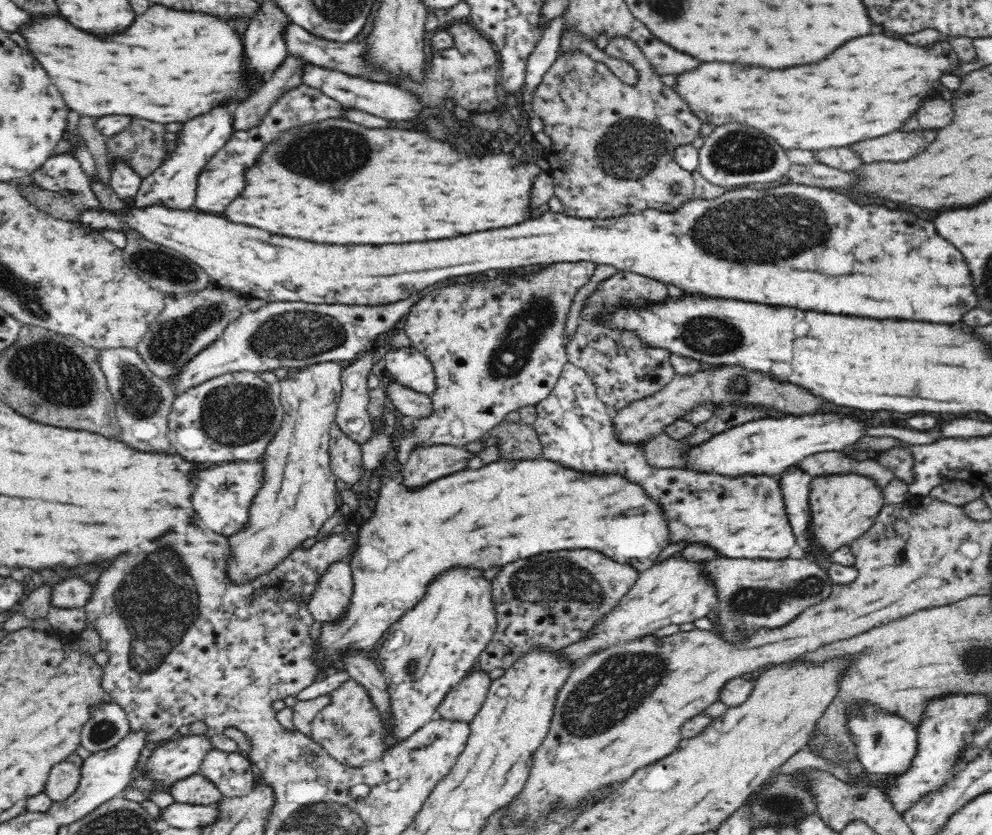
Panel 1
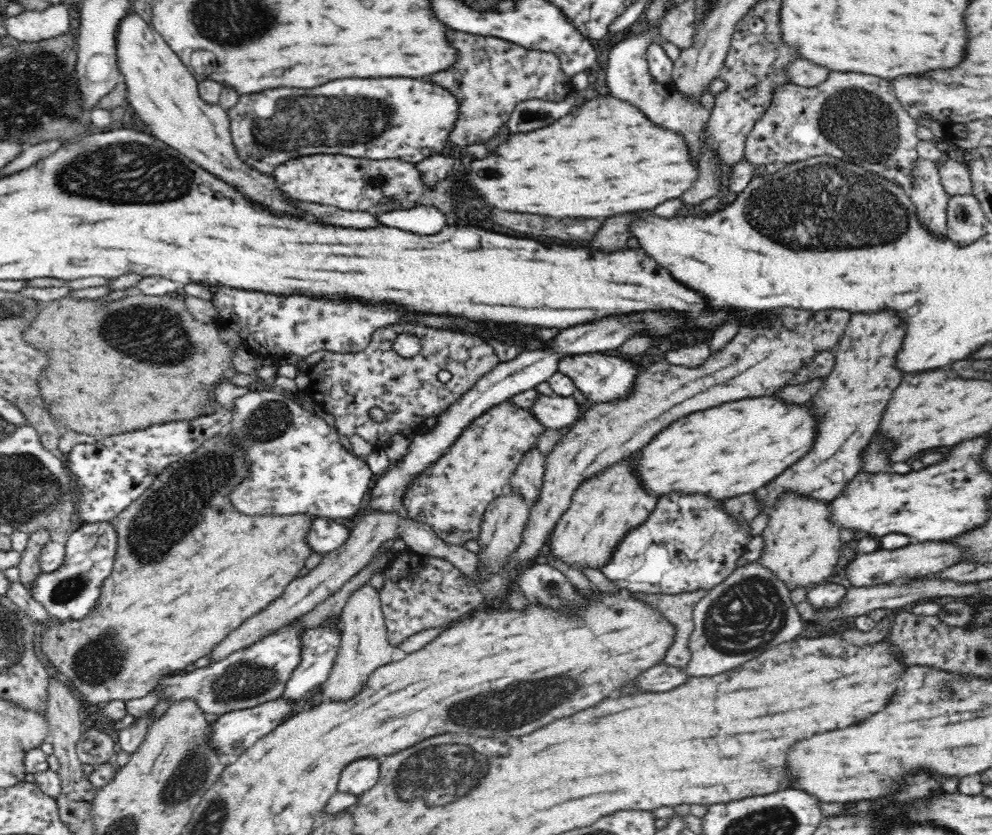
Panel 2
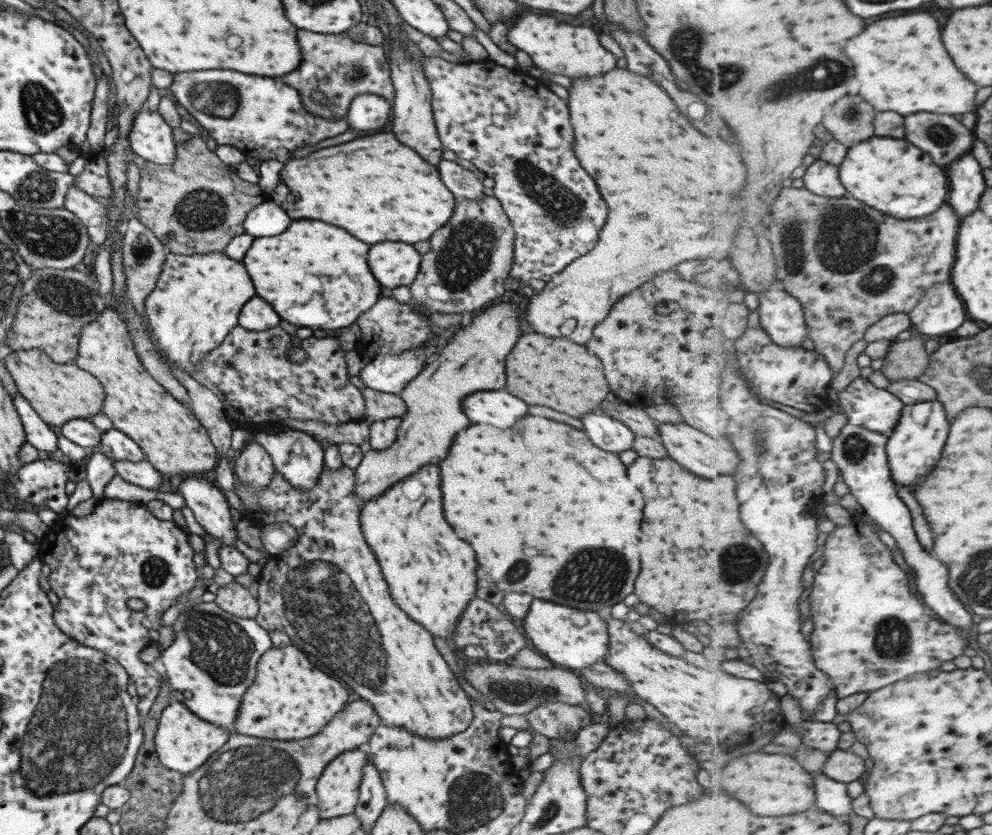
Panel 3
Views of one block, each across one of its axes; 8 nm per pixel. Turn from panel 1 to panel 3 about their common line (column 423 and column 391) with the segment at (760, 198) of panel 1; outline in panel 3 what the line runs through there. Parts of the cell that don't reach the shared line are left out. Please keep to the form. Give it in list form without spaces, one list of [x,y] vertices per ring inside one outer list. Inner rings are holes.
[[[404,242],[372,244],[368,252],[368,266],[384,288],[410,286],[420,270],[420,252]]]

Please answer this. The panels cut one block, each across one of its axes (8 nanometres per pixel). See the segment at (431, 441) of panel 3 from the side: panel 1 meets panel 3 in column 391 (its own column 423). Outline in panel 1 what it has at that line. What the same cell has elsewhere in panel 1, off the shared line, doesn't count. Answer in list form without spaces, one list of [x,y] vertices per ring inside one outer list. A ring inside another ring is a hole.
[[[441,444],[418,446],[410,452],[410,458],[403,464],[403,484],[409,490],[418,490],[434,480],[466,469],[470,458],[481,456],[470,453],[465,447],[450,447]]]

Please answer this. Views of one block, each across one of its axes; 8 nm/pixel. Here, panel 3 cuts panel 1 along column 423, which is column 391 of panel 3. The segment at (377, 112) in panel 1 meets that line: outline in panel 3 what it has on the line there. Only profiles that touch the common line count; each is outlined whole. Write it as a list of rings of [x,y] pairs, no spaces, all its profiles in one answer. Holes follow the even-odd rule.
[[[357,95],[345,115],[346,121],[356,130],[376,130],[388,122],[392,107],[382,96]]]

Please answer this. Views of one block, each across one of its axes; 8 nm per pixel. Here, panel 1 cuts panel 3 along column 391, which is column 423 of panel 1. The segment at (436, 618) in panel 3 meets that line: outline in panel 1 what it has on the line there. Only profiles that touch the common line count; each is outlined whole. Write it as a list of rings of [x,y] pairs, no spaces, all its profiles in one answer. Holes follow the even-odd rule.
[[[536,458],[536,459],[514,459],[505,461],[504,459],[500,459],[498,461],[494,461],[493,463],[485,462],[484,465],[482,465],[480,468],[477,469],[464,469],[460,472],[450,474],[448,476],[439,478],[438,480],[434,480],[434,482],[430,482],[425,486],[420,486],[418,490],[409,490],[405,484],[403,484],[403,476],[401,473],[402,466],[399,466],[397,463],[397,460],[393,460],[390,462],[385,469],[382,471],[382,475],[380,476],[380,490],[378,490],[378,498],[376,501],[376,506],[374,509],[374,513],[372,513],[372,517],[366,521],[362,521],[359,524],[359,530],[358,530],[358,537],[356,546],[354,547],[354,550],[351,554],[351,560],[348,562],[351,566],[352,575],[353,575],[353,582],[354,582],[354,590],[352,590],[352,598],[350,598],[350,604],[348,608],[348,612],[344,614],[339,620],[336,620],[336,622],[330,622],[330,624],[322,624],[321,628],[321,635],[319,638],[320,645],[324,647],[326,650],[325,653],[321,653],[318,651],[315,653],[314,661],[316,661],[316,665],[318,665],[318,672],[320,671],[326,671],[329,667],[333,667],[336,671],[342,669],[342,671],[345,670],[345,666],[343,666],[343,656],[346,656],[346,654],[350,654],[350,652],[361,652],[361,654],[369,654],[373,650],[378,650],[380,648],[382,640],[385,638],[384,634],[387,632],[388,628],[390,628],[390,624],[394,622],[394,620],[398,620],[400,616],[402,616],[403,612],[406,612],[406,610],[410,610],[422,596],[424,596],[424,592],[426,592],[426,584],[430,584],[430,580],[434,580],[434,576],[438,576],[440,572],[444,572],[446,568],[452,568],[452,566],[476,566],[476,568],[492,568],[492,566],[502,566],[502,564],[510,564],[511,562],[514,562],[515,560],[520,560],[520,558],[530,558],[530,556],[534,556],[534,554],[538,554],[538,552],[556,552],[556,550],[584,550],[584,548],[590,548],[590,550],[599,551],[601,554],[604,554],[608,557],[610,557],[612,560],[615,560],[616,562],[619,562],[620,564],[626,564],[634,567],[634,569],[637,570],[638,573],[644,572],[647,568],[650,568],[654,562],[656,562],[656,558],[658,558],[658,555],[671,544],[671,533],[669,530],[669,524],[667,524],[667,519],[665,516],[665,512],[662,510],[662,507],[658,505],[658,503],[654,503],[654,500],[650,499],[648,494],[646,494],[646,491],[644,491],[644,488],[640,486],[640,484],[634,484],[634,482],[630,482],[630,480],[626,480],[622,474],[606,474],[606,476],[592,476],[592,474],[586,474],[586,472],[578,472],[578,470],[570,470],[570,468],[564,468],[564,466],[560,466],[558,462],[554,462],[552,460],[544,459],[544,458]]]

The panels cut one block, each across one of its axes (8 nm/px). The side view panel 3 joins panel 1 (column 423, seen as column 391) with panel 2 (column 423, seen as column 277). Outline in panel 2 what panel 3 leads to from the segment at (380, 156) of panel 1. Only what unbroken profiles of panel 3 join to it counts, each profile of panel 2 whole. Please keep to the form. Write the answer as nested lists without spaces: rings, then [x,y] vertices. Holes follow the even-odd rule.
[[[302,156],[296,160],[288,160],[274,170],[274,178],[286,194],[304,202],[328,204],[342,210],[368,210],[378,204],[382,198],[390,196],[402,202],[400,208],[414,208],[416,204],[434,204],[444,214],[452,210],[450,192],[452,182],[440,180],[434,190],[422,188],[421,176],[414,164],[398,159],[386,160],[354,160],[350,156]]]

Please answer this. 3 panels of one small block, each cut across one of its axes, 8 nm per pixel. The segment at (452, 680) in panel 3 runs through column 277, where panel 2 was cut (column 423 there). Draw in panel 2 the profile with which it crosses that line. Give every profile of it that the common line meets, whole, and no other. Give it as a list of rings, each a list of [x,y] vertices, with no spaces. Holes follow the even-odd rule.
[[[510,398],[494,405],[464,427],[462,434],[451,444],[449,451],[433,465],[422,471],[410,484],[404,494],[403,505],[407,516],[414,521],[428,524],[446,544],[464,546],[469,540],[478,540],[486,507],[502,496],[509,484],[509,478],[516,470],[522,457],[538,444],[538,438],[547,428],[540,423],[530,409],[516,407]],[[406,550],[394,556],[384,569],[383,574],[385,585],[380,590],[379,597],[381,598],[381,607],[388,629],[389,644],[393,647],[397,647],[412,634],[422,632],[427,628],[450,625],[483,608],[484,594],[459,568],[443,558],[428,555],[418,557],[414,551]]]

